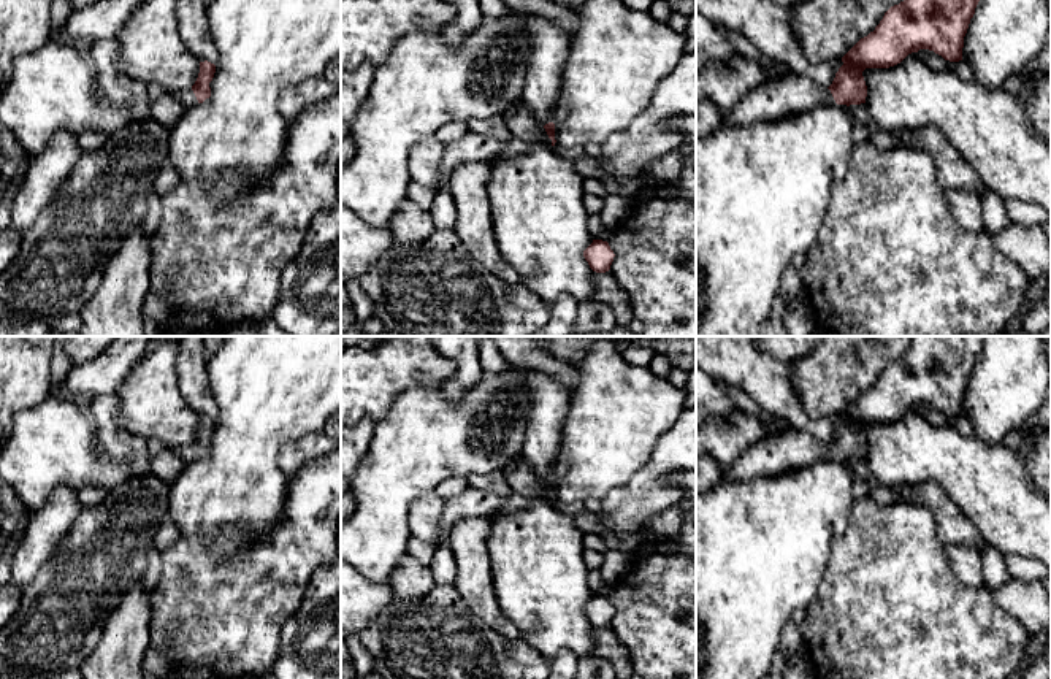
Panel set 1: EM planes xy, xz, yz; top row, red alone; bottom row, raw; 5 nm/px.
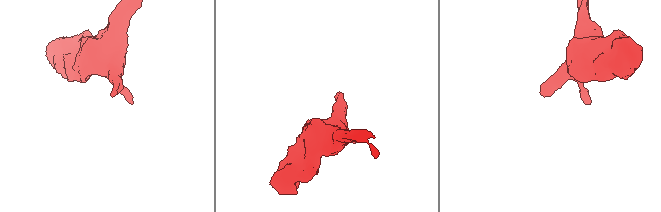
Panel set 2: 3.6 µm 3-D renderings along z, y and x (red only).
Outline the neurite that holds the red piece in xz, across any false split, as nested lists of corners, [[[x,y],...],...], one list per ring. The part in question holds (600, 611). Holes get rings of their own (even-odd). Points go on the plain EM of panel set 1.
[[[593,595],[593,598],[583,606],[583,612],[593,627],[606,628],[610,625],[615,609],[607,597]]]

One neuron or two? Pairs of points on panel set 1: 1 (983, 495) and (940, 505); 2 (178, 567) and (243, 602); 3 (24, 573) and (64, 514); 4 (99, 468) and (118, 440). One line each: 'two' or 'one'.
1: two
2: one
3: one
4: two

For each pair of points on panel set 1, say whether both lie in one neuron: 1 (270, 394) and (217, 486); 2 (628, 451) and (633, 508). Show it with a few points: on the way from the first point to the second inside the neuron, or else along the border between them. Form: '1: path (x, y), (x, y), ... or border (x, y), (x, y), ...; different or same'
1: path (259, 416), (246, 441), (244, 459), (240, 464); same
2: border (653, 449), (623, 486), (601, 500); different

